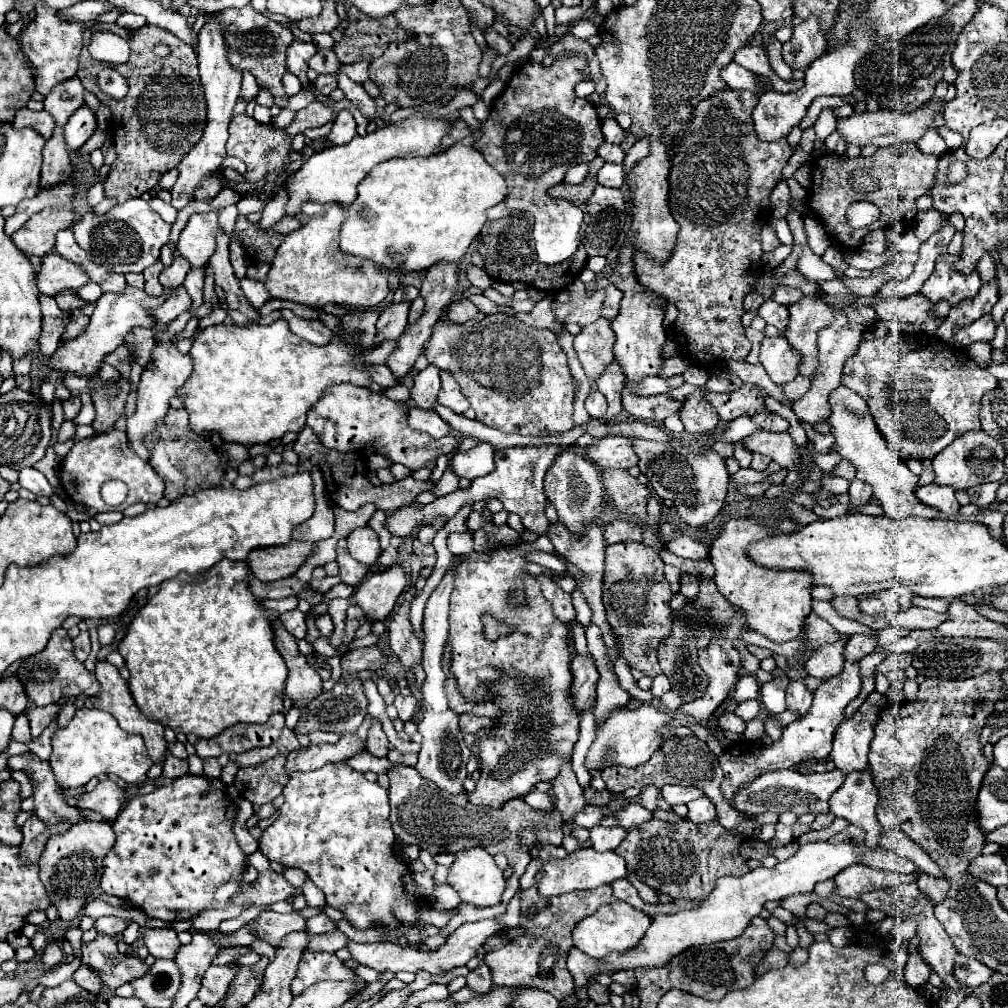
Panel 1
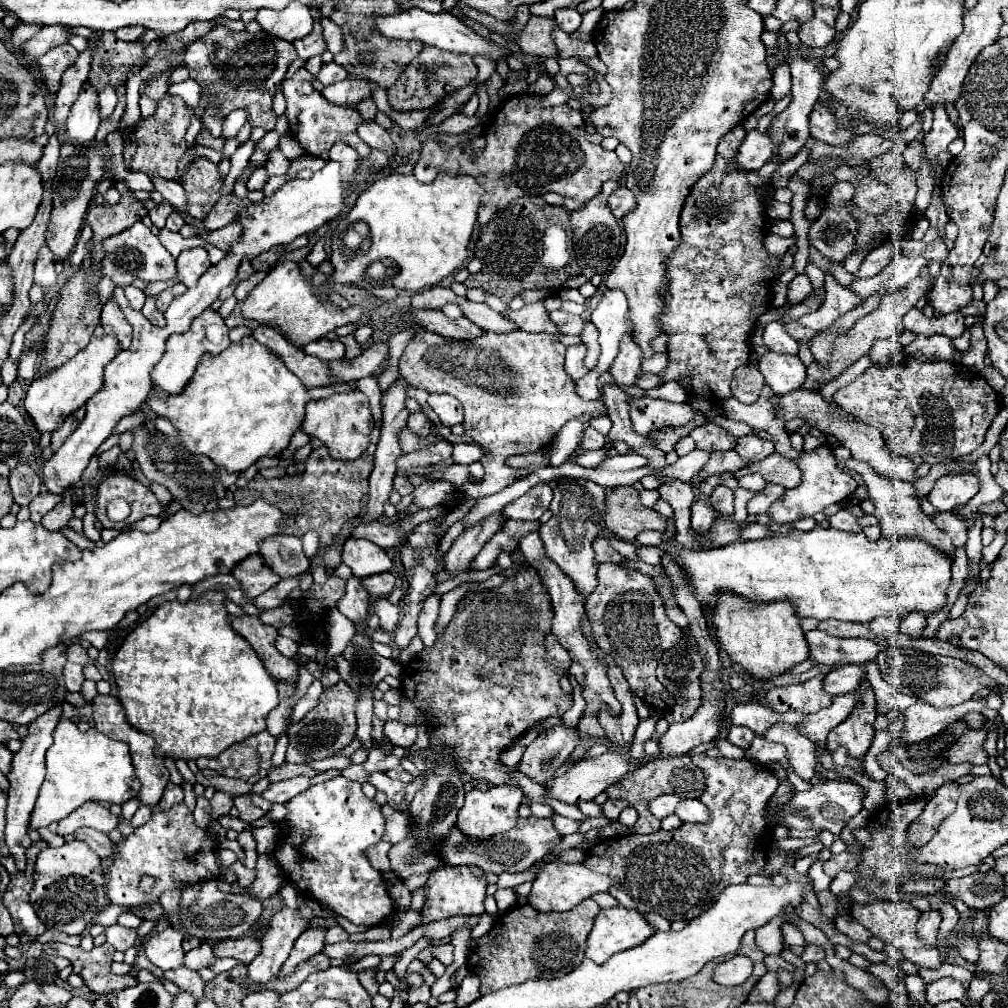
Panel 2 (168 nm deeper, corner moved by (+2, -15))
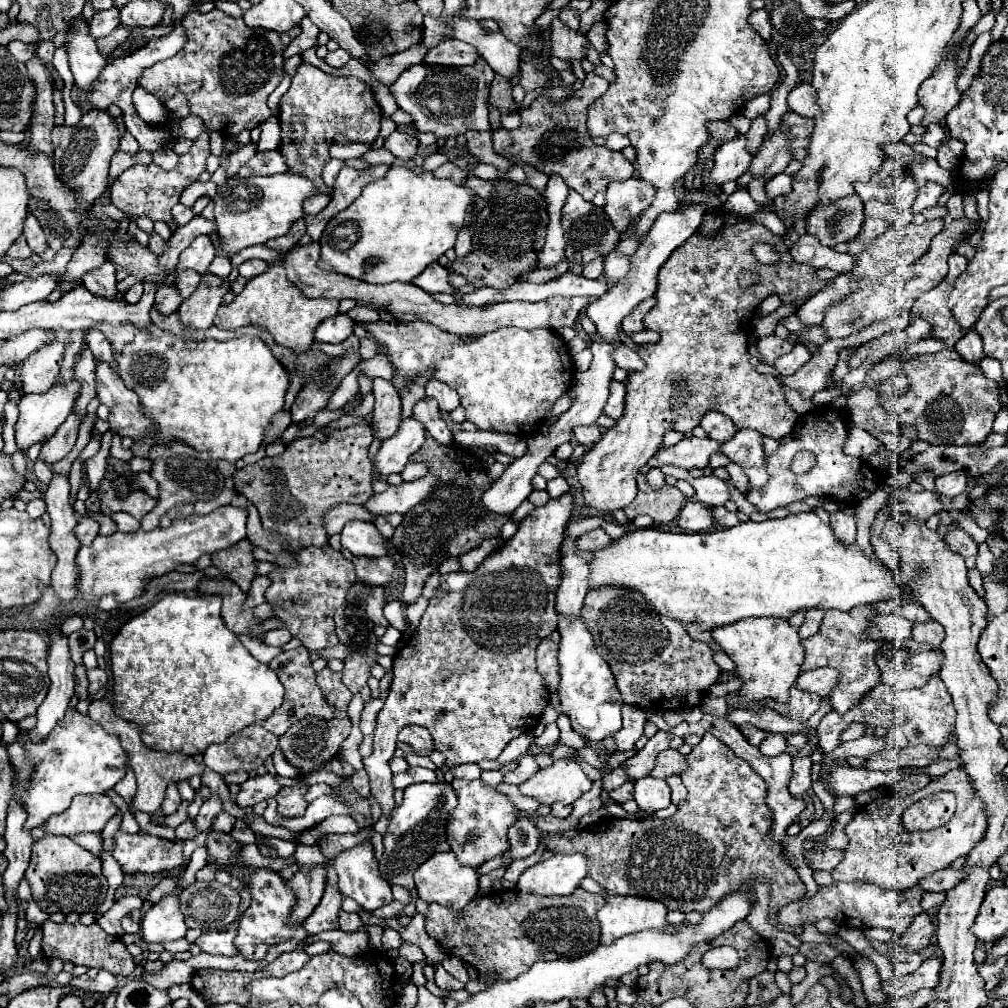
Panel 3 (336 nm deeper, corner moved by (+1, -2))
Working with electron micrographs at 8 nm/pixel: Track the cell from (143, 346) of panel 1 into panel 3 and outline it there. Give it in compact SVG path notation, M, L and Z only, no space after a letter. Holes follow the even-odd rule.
M109 260L103 262L101 268L89 270L89 274L85 274L83 284L93 294L99 294L99 296L105 296L105 298L113 298L115 296L115 284L117 284L115 266Z

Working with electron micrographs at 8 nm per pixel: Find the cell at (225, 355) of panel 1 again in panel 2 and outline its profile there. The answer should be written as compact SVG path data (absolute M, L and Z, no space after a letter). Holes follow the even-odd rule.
M244 337L240 345L230 345L218 355L204 355L180 395L164 395L148 399L152 411L166 417L178 431L184 445L196 455L208 455L214 465L224 467L228 473L238 473L254 465L260 457L278 457L290 443L292 435L300 429L304 405L310 401L308 389L300 379L286 369L286 365L266 345L254 337Z

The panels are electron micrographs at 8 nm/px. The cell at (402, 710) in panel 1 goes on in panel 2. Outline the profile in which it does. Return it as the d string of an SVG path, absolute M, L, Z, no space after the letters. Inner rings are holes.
M386 721L384 735L390 739L392 745L400 745L408 749L416 741L416 725L408 725L400 721Z

